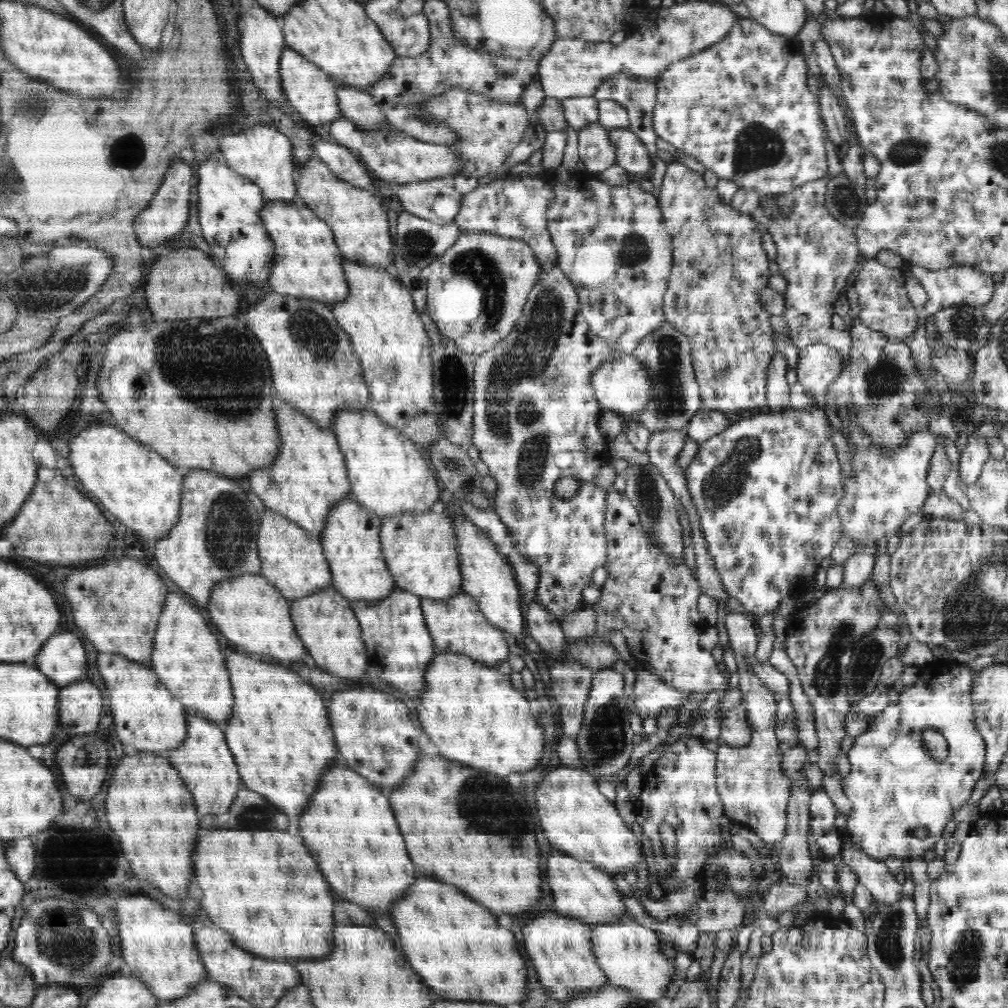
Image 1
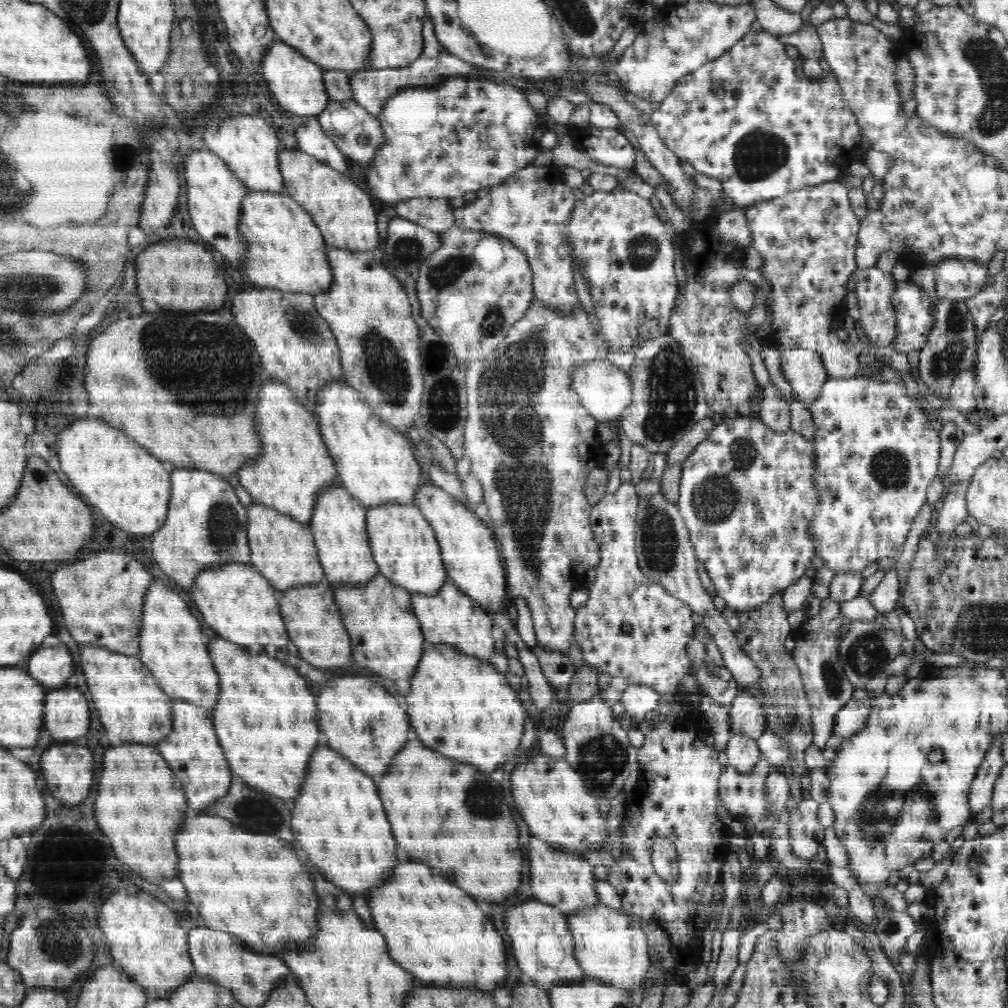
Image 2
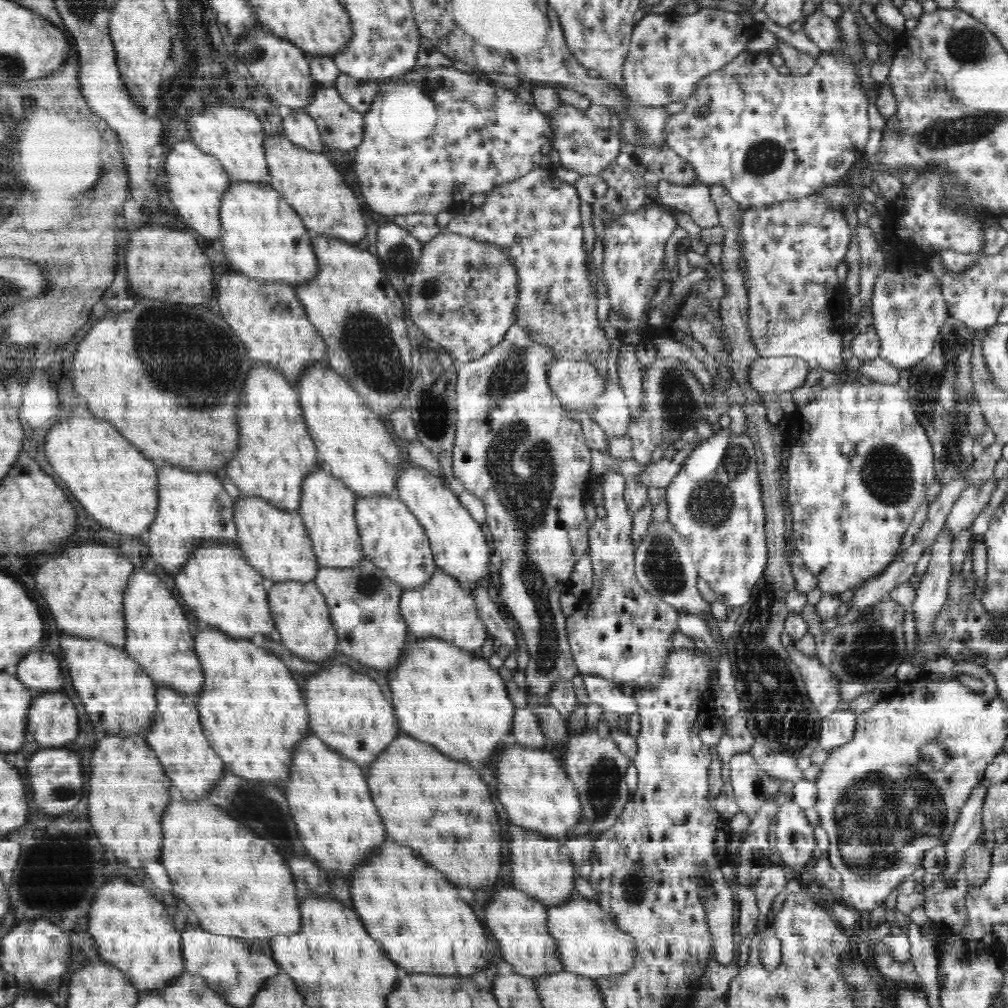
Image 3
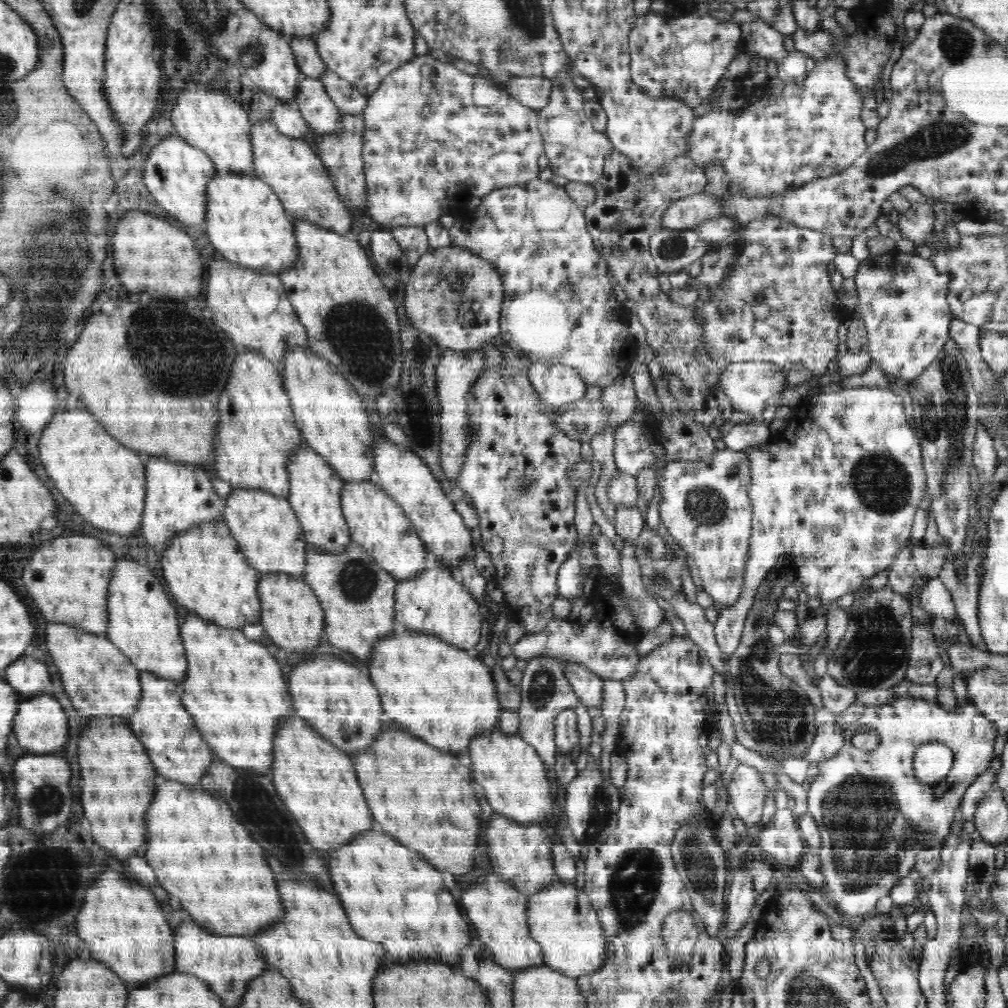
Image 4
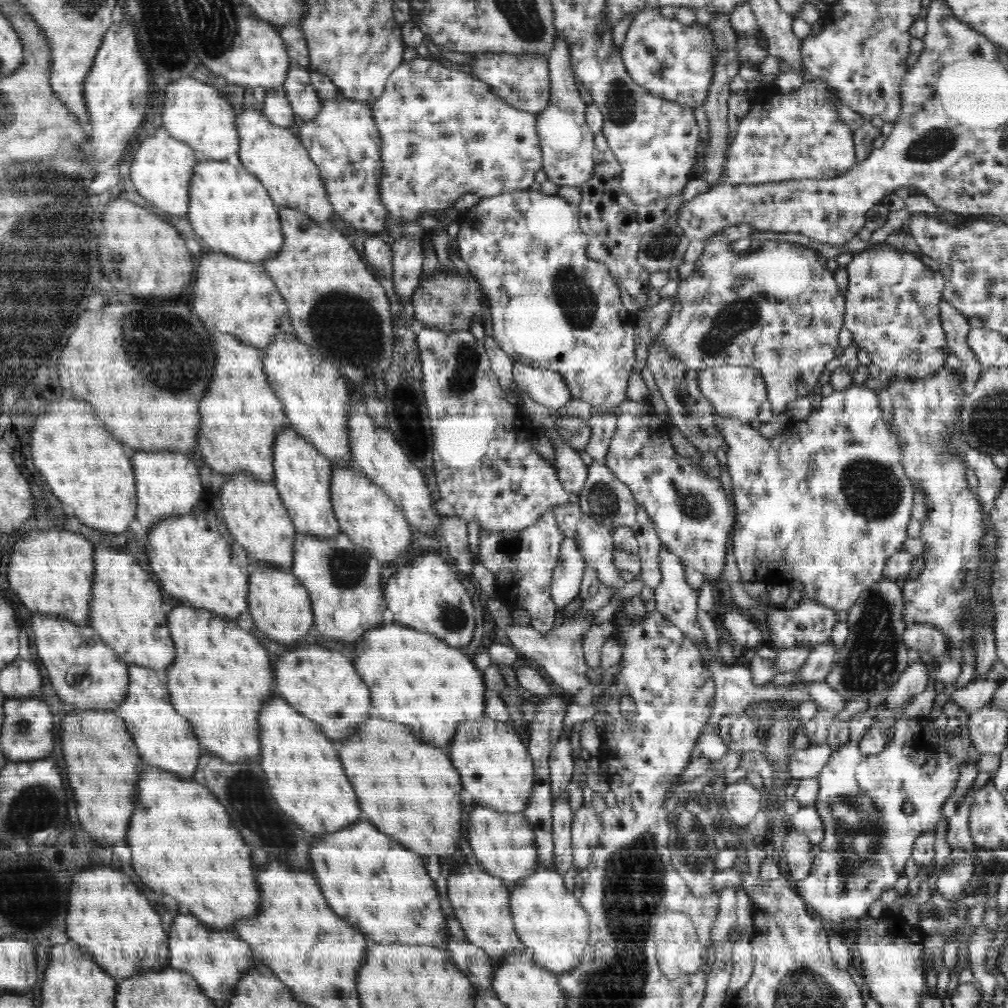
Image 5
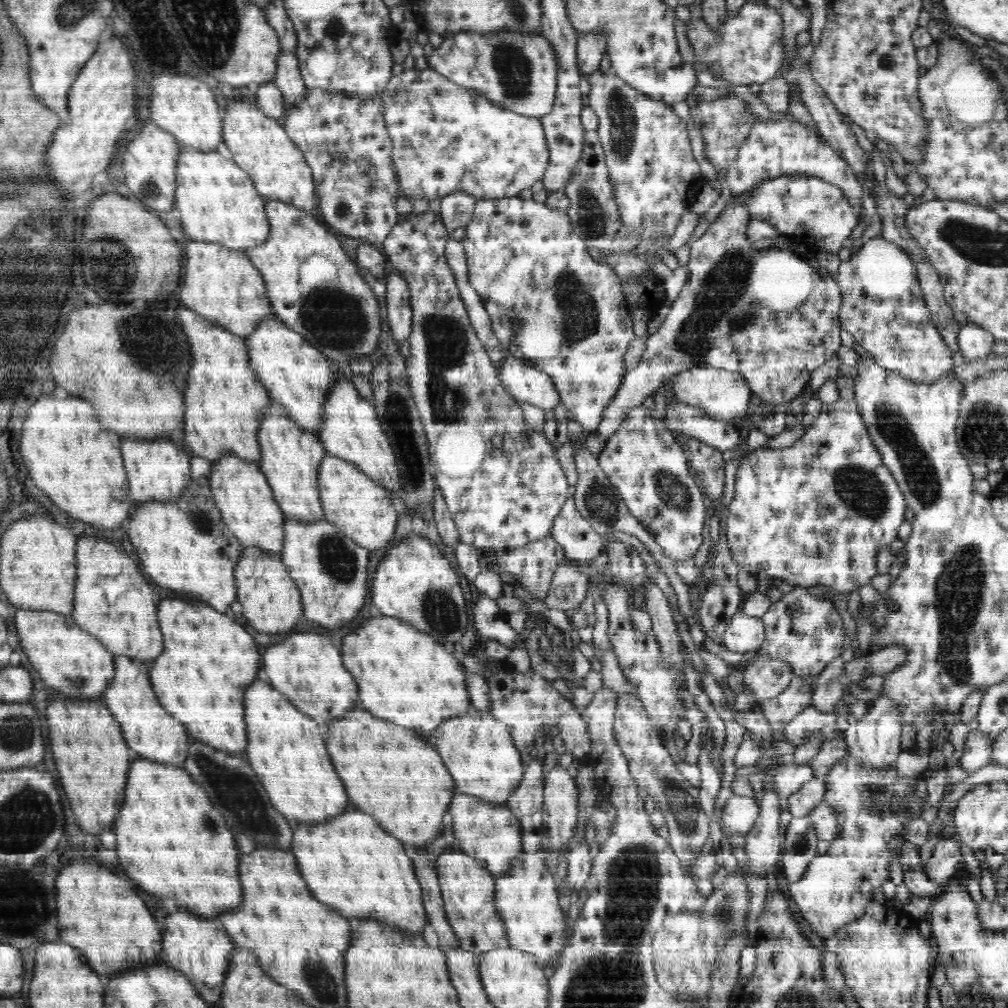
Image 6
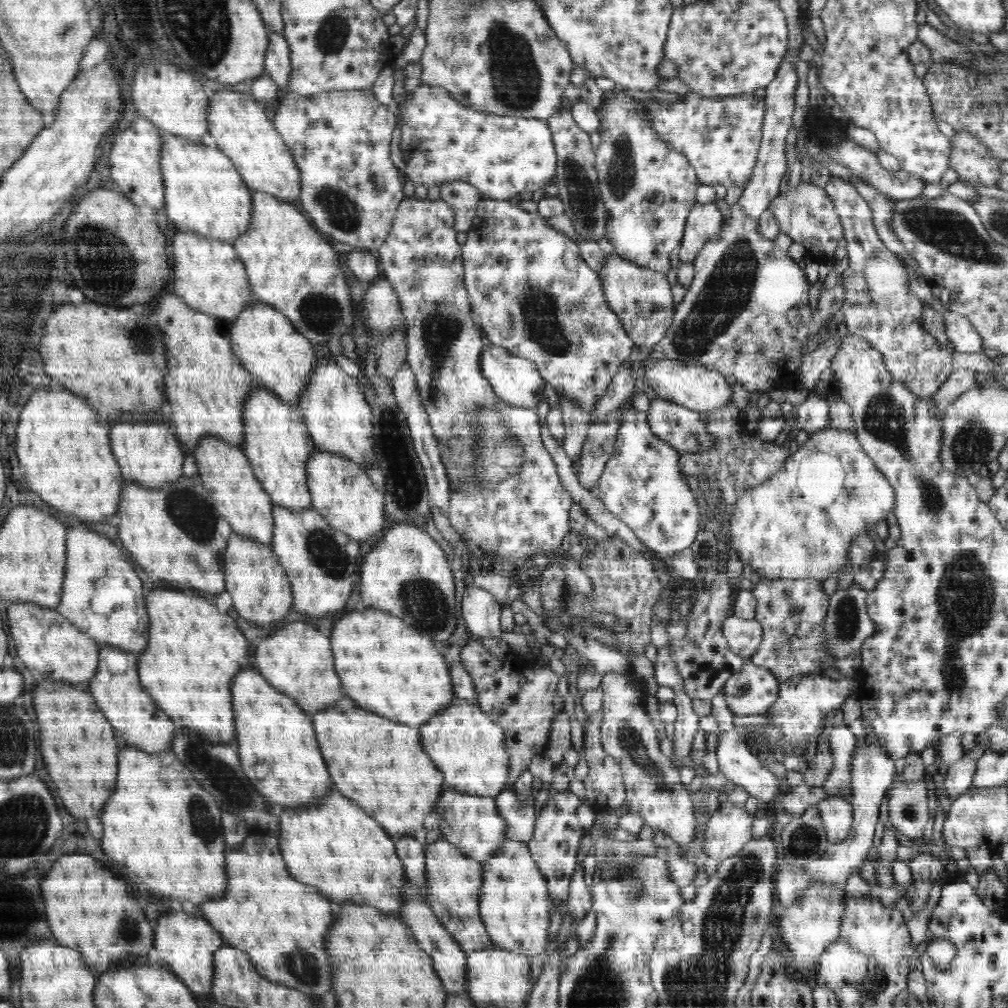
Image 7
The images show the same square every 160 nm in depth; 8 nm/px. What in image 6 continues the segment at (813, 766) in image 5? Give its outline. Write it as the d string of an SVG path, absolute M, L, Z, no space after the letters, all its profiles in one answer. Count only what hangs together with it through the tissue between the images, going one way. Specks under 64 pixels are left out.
M810 764L779 766L774 772L764 770L763 792L774 790L780 798L788 798L802 788L802 784L813 780Z

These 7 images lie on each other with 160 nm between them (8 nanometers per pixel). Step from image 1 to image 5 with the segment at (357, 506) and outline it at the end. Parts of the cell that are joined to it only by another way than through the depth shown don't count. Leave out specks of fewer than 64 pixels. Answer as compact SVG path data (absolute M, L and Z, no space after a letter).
M288 426L275 436L273 461L272 483L277 488L297 533L328 538L340 534L330 498L329 484L332 474L330 459L320 454L312 443Z

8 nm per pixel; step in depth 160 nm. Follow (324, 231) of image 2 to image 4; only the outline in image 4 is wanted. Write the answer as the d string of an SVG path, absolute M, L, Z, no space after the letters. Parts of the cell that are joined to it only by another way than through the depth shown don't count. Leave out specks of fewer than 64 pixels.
M266 119L252 122L250 140L253 150L252 174L274 189L292 220L310 222L339 235L349 232L353 217L350 209L339 198L334 181L310 144L282 134L274 123Z

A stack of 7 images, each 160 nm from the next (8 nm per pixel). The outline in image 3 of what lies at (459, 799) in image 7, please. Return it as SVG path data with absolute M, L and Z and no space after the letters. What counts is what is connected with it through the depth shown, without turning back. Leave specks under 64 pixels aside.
M512 822L508 826L508 838L510 838L507 844L510 852L510 869L512 869L510 874L512 887L548 907L565 903L575 891L577 871L565 844Z

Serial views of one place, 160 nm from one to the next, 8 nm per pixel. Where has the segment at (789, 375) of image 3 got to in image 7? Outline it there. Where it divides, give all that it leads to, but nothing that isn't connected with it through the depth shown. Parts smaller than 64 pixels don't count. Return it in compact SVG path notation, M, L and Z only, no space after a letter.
M648 356L644 360L644 376L638 376L635 380L650 384L656 392L657 399L670 401L704 414L732 402L734 386L730 386L724 377L721 372L704 365L670 359L652 359Z

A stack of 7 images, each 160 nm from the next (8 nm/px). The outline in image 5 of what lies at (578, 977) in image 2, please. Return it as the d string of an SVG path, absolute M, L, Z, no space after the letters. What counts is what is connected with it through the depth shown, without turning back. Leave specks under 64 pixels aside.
M474 856L466 858L462 866L452 872L452 876L448 878L447 890L453 912L465 937L489 954L494 965L502 963L507 954L525 949L514 928L509 888L502 879L481 869Z

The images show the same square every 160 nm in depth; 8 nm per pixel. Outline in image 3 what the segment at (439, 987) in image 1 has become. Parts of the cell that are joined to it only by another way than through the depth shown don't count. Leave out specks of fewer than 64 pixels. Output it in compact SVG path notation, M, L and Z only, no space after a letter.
M386 842L372 854L372 858L368 862L364 862L364 866L358 866L358 870L354 870L354 874L349 876L350 879L350 894L353 902L353 909L358 913L366 932L370 935L370 938L378 941L383 952L386 952L386 956L396 964L400 964L406 972L410 974L434 974L442 976L462 976L471 977L475 972L480 972L488 962L488 936L484 932L484 926L478 922L478 917L474 914L473 910L470 910L470 906L460 898L458 895L458 889L455 884L448 882L446 876L434 869L430 864L426 864L422 858L414 856L414 852L406 846L394 846L394 844L386 844Z

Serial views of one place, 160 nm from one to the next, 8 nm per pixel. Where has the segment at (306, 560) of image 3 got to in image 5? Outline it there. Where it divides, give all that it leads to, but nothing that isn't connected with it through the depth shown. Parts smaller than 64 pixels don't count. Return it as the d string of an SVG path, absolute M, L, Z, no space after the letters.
M234 473L222 483L219 495L222 503L222 514L226 521L228 531L234 537L234 541L244 547L249 558L252 561L259 561L268 564L270 567L276 567L276 569L290 571L297 531L286 507L281 501L275 485L272 482L262 482L254 479L250 473Z

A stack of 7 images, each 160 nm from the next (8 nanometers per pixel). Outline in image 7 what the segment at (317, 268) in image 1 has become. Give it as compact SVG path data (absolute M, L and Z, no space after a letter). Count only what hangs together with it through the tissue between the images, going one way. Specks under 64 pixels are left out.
M164 134L159 154L167 216L175 228L204 237L230 241L250 226L253 191L243 181L233 162L218 147L194 143L184 137Z

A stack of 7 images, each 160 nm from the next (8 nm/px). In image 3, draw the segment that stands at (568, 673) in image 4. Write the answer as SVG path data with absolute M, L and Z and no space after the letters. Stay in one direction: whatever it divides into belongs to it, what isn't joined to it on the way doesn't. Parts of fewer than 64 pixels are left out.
M583 674L582 680L591 703L619 715L630 715L636 712L637 704L633 693L626 694L621 689L621 684L616 681L591 674Z

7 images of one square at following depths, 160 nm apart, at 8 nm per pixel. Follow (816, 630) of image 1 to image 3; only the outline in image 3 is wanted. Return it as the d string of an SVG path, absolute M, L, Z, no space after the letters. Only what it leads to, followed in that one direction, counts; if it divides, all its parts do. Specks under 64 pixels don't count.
M793 644L784 647L790 660L799 668L805 682L808 696L821 718L832 714L838 708L840 697L838 680L814 655L806 655Z

